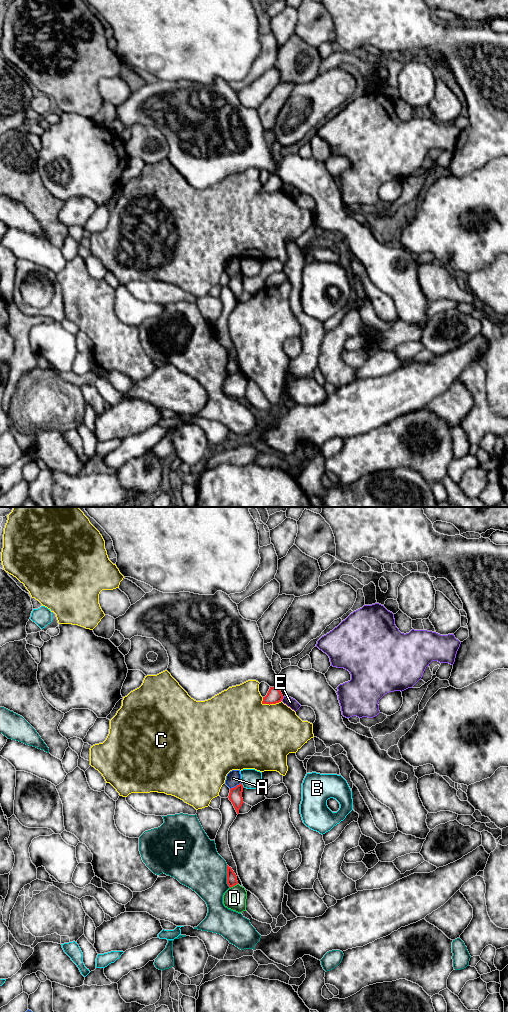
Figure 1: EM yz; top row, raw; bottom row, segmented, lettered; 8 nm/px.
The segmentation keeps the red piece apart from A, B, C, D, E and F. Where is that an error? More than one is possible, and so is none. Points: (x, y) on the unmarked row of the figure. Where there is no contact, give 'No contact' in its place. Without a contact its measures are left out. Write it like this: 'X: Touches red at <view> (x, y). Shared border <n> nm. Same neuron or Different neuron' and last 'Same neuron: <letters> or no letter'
A: Touches red at yz (236, 274). Shared border 110 nm. Different neuron
B: Touches red at yz (242, 273). Shared border 50 nm. Different neuron
C: Touches red at yz (271, 191). Shared border 170 nm. Different neuron
D: Touches red at yz (233, 373). Shared border 80 nm. Different neuron
E: Touches red at yz (282, 186). Shared border 40 nm. Different neuron
F: Touches red at yz (227, 364). Shared border 190 nm. Different neuron
Same neuron: no letter

